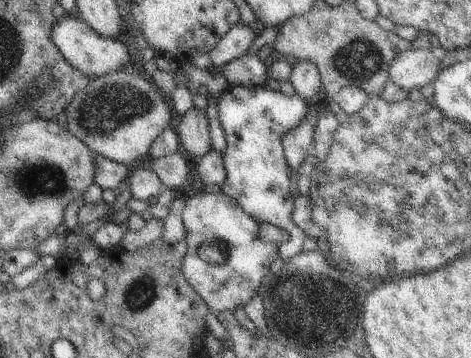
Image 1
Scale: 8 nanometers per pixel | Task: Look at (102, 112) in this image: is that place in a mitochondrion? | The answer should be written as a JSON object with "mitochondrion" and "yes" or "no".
{"mitochondrion":"yes"}

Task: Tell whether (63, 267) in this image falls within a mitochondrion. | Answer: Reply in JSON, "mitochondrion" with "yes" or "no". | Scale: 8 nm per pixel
{"mitochondrion":"no"}

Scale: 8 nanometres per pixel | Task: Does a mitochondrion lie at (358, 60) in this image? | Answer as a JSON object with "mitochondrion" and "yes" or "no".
{"mitochondrion":"yes"}

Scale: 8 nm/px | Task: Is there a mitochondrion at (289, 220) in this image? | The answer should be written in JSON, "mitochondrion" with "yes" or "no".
{"mitochondrion":"no"}

